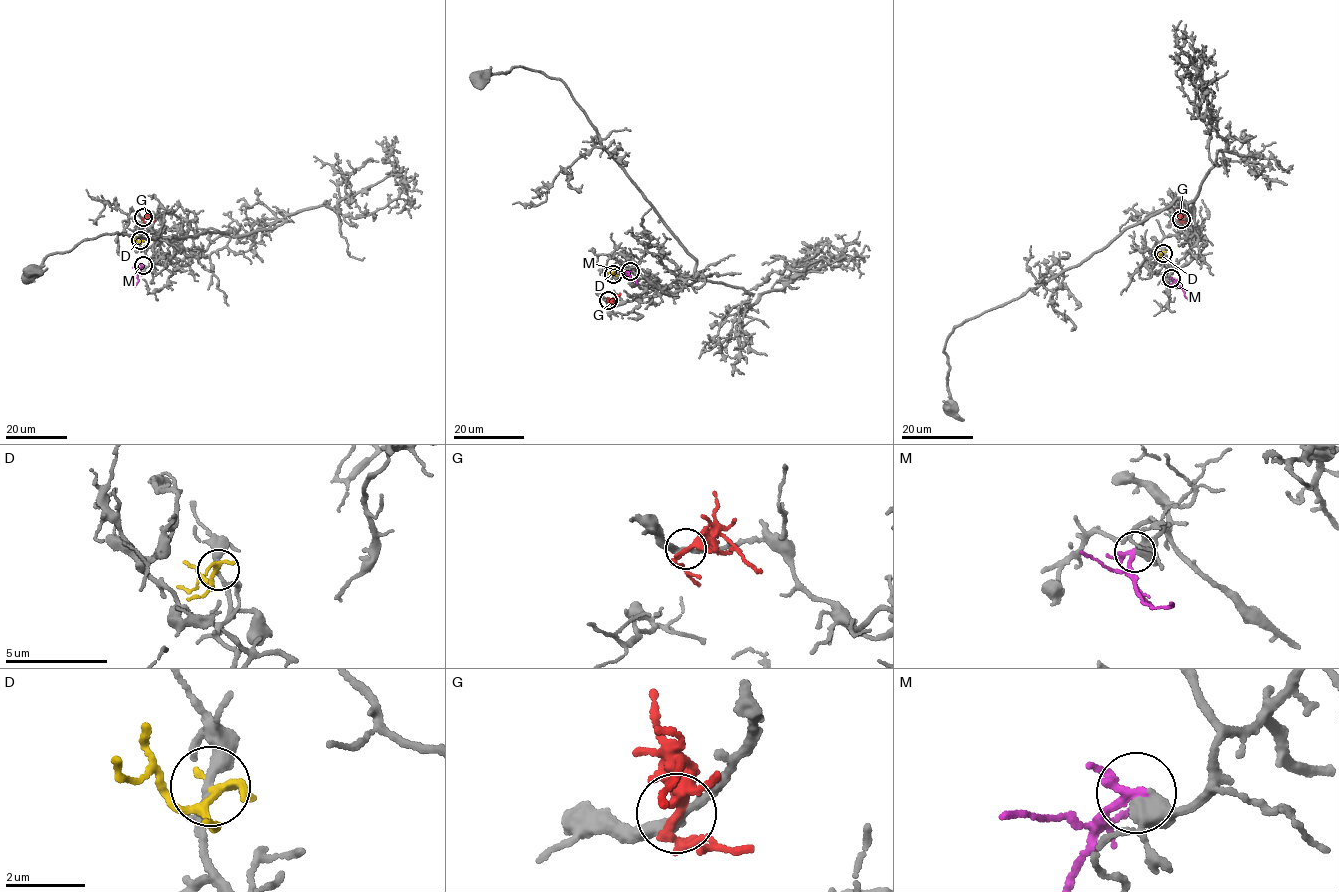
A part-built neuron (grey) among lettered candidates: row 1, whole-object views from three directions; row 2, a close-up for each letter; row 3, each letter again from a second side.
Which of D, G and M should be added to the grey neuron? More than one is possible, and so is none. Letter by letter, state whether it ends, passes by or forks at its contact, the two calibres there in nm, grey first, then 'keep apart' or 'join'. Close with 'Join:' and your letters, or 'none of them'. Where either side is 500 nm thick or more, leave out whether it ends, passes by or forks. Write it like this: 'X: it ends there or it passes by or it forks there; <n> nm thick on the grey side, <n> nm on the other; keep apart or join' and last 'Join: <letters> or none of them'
D: it forks there; 240 nm thick on the grey side, 170 nm on the other; keep apart
G: it passes by; 240 nm thick on the grey side, 300 nm on the other; keep apart
M: it passes by; 440 nm thick on the grey side, 200 nm on the other; join
Join: M

